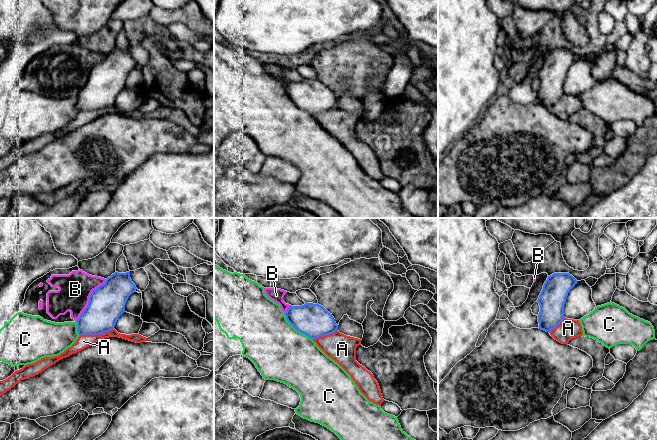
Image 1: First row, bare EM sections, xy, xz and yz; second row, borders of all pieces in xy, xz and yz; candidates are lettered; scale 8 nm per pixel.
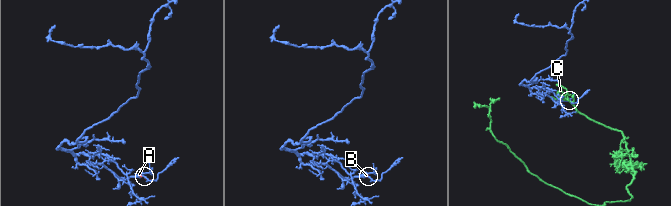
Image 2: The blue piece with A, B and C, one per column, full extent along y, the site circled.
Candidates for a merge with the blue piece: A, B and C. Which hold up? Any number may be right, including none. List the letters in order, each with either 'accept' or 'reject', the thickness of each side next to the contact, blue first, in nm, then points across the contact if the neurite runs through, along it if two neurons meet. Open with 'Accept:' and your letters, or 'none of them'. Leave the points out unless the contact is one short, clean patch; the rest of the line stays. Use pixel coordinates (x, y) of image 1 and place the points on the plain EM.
Accept: none of them
A: reject; calibres 280 and 110 nm
B: reject; calibres 300 and 260 nm
C: reject; calibres 260 and 440 nm

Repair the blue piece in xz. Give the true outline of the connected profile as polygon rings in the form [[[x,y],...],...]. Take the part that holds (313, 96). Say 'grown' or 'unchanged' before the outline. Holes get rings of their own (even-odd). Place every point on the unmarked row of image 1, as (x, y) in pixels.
unchanged; [[[306,79],[289,82],[285,89],[287,97],[299,108],[311,115],[323,113],[338,107],[334,93],[323,82]]]

